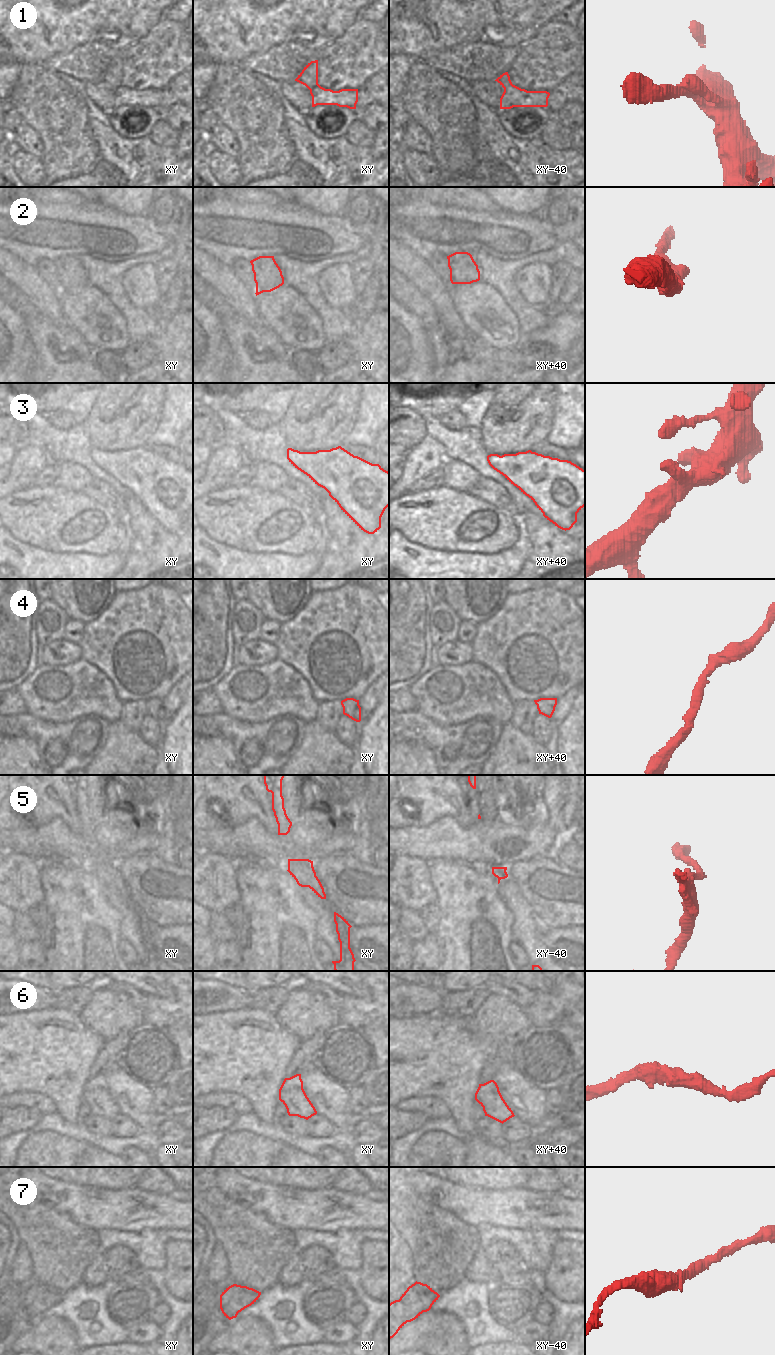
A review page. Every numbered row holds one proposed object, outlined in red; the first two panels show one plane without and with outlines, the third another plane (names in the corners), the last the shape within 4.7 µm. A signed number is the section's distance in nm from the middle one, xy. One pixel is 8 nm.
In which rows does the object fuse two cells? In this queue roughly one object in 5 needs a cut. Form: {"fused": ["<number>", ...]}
{"fused": ["5"]}

